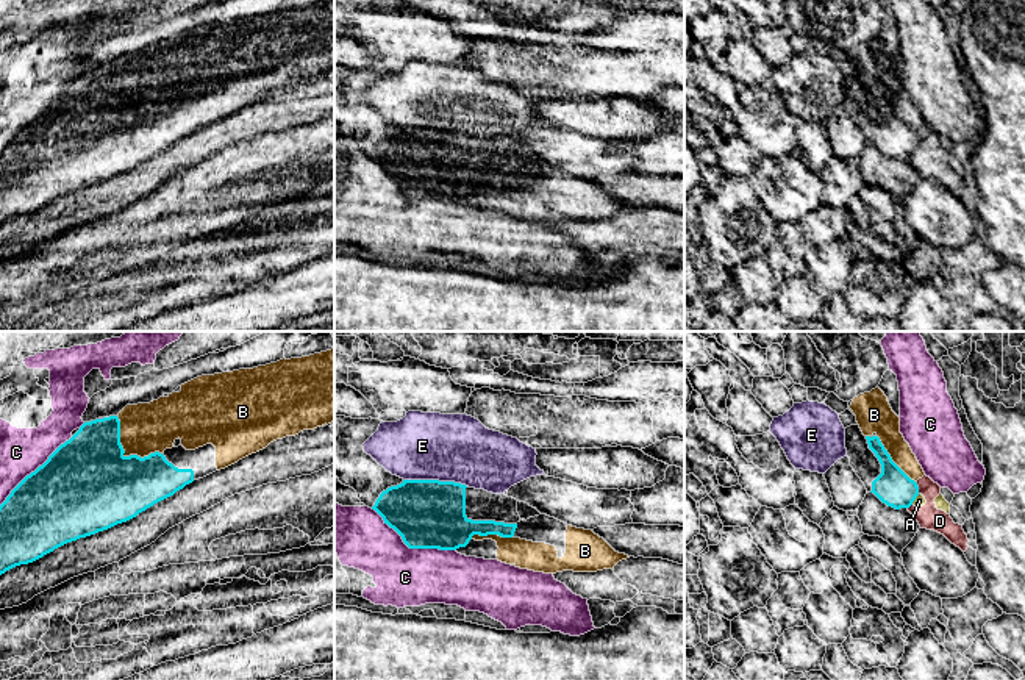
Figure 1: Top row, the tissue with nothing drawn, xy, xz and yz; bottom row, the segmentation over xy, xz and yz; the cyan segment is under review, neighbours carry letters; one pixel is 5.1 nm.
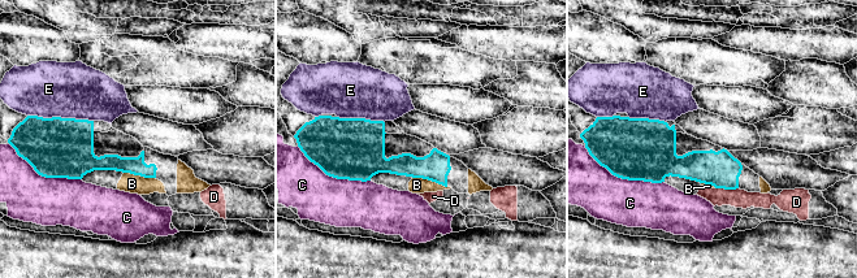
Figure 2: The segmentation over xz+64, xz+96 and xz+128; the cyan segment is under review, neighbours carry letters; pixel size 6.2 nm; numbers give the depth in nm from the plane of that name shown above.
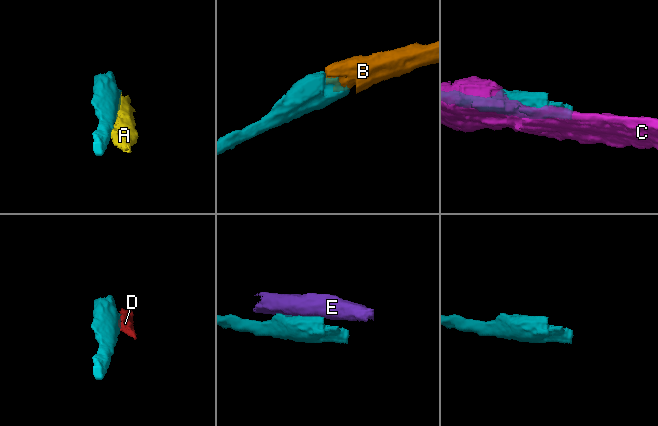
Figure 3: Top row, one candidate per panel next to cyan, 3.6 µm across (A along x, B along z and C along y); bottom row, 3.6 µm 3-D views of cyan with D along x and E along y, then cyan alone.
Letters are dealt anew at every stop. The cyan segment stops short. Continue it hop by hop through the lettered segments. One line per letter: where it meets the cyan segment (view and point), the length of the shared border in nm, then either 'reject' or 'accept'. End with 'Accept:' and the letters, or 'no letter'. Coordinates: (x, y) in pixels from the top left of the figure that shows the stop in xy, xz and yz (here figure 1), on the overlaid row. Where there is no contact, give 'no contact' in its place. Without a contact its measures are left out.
A: contact yz (914, 499); length 70 nm; reject
B: contact xy (125, 457); length 300 nm; accept
C: contact xz (413, 547); length 500 nm; reject
D: contact yz (917, 488); length 60 nm; reject
E: contact xz (435, 480); length 340 nm; reject
Accept: B

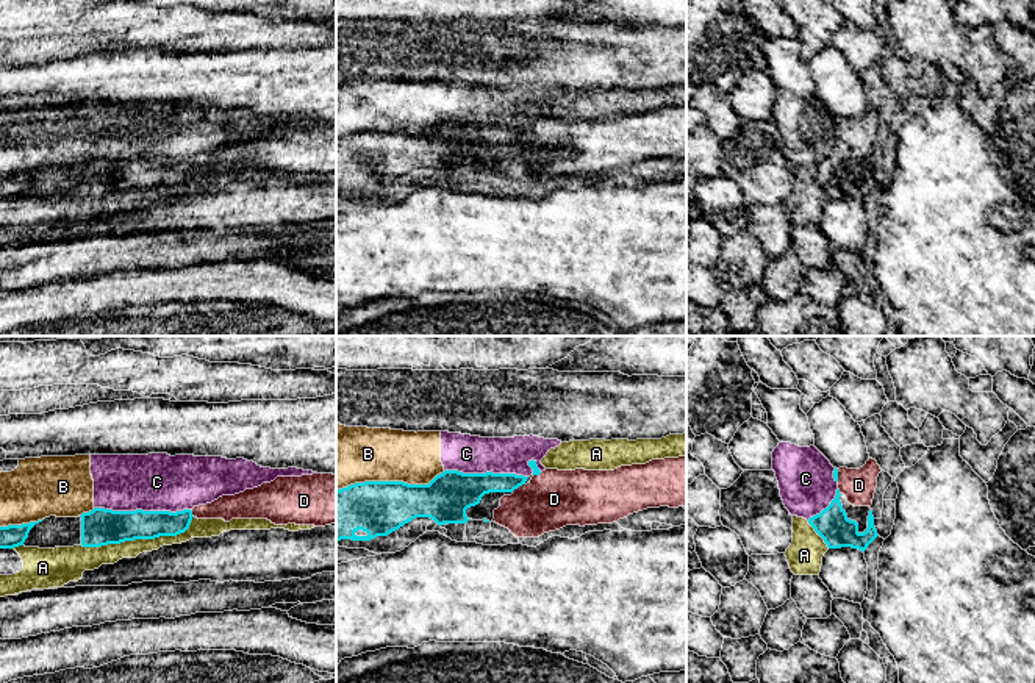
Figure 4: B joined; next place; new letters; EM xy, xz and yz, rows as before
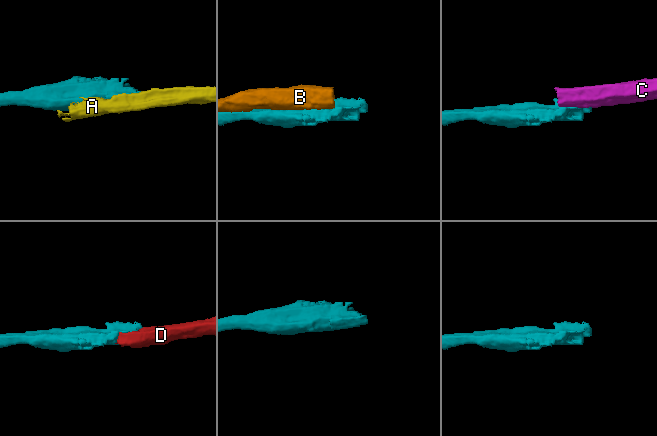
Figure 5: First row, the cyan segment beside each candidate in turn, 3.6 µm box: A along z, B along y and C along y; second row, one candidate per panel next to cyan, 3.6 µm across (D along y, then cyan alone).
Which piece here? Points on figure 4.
A: contact xy (139, 538); length 600 nm; reject
B: contact xz (390, 482); length 550 nm; reject
C: contact xy (141, 510); length 500 nm; reject
D: contact xz (518, 486); length 80 nm; accept
Accept: D

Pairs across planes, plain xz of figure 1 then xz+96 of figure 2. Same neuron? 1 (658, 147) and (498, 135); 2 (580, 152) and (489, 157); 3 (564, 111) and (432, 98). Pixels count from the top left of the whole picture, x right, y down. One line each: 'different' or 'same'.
1: same
2: different
3: same

